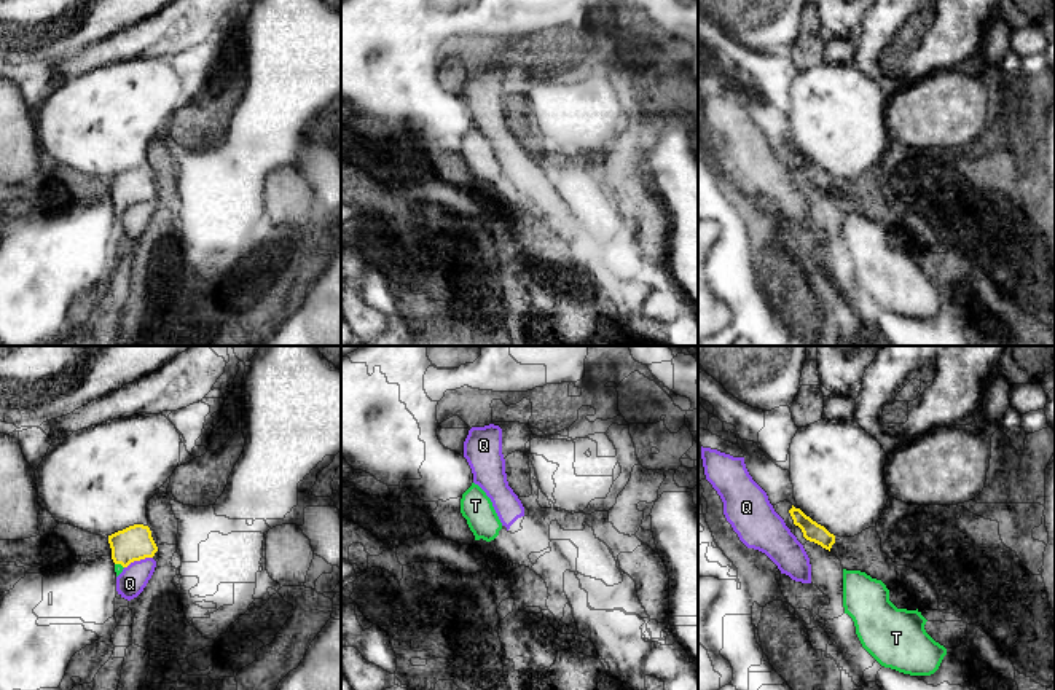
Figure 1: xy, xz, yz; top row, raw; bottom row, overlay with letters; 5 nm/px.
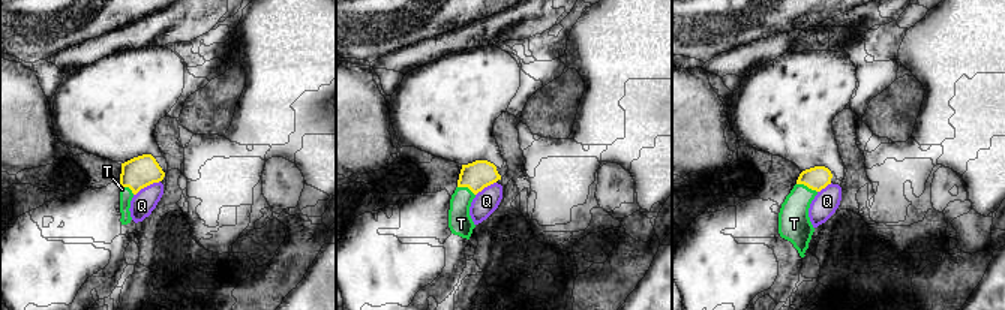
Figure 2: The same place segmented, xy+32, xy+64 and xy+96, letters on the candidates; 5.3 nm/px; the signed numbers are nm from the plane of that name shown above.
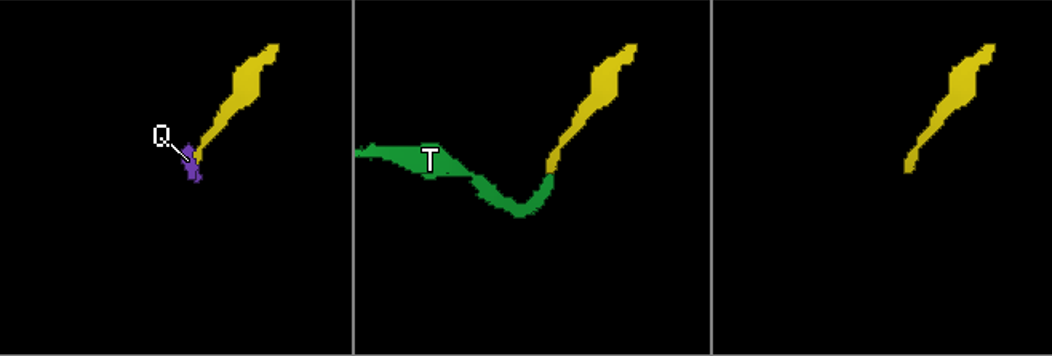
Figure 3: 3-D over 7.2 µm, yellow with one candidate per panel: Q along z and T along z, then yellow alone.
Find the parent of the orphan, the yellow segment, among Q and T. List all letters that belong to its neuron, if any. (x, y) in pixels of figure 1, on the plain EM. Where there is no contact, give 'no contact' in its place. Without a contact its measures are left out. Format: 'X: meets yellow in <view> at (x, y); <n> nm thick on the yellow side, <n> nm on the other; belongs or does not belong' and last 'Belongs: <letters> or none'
Q: meets yellow in xy at (137, 203); 180 nm thick on the yellow side, 140 nm on the other; does not belong
T: meets yellow in xy at (120, 206); 180 nm thick on the yellow side, 50 nm on the other; belongs
Belongs: T

